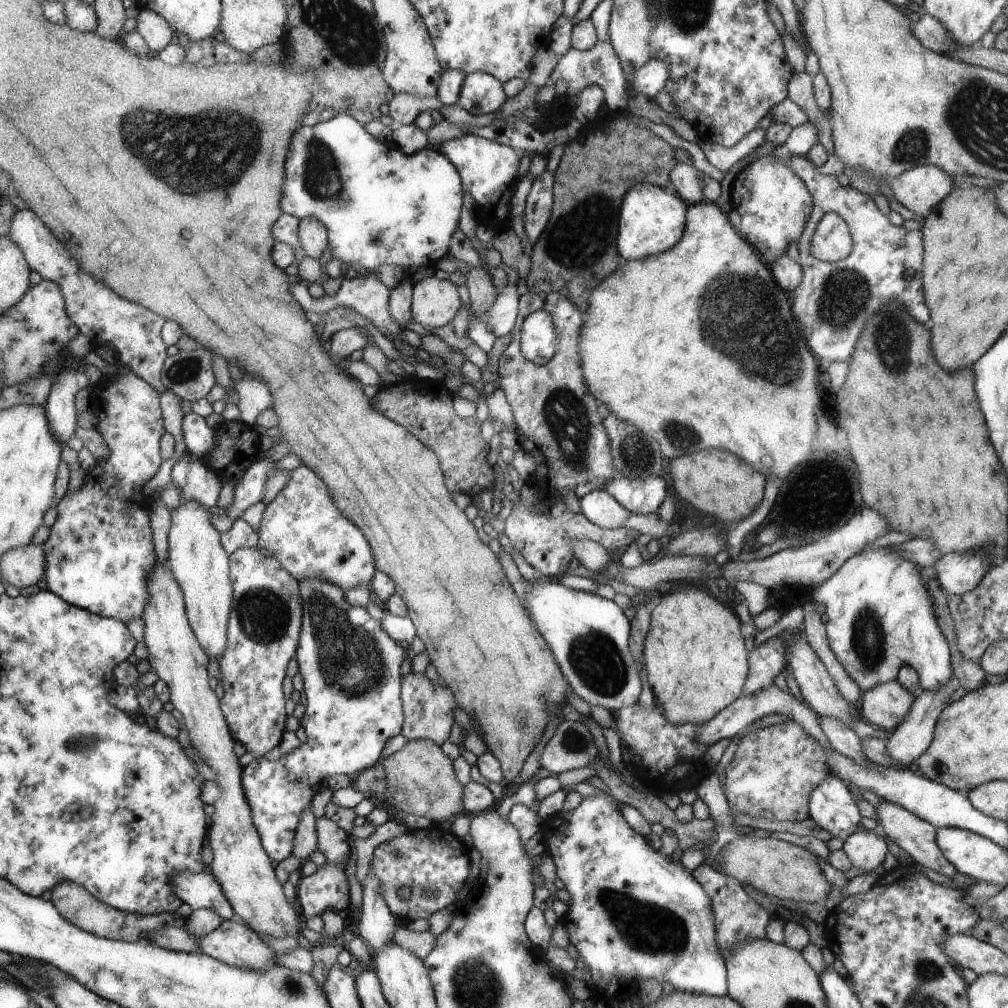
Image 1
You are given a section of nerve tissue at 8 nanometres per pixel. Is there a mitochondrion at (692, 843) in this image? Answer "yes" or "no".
no

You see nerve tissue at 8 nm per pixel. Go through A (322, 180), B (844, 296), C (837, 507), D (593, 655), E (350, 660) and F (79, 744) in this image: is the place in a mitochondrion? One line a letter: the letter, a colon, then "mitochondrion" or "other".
A: mitochondrion
B: mitochondrion
C: other
D: mitochondrion
E: mitochondrion
F: mitochondrion

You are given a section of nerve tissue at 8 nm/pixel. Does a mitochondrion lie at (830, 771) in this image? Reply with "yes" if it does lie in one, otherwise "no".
no

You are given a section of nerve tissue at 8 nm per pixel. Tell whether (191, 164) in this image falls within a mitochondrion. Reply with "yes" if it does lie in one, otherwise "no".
yes

